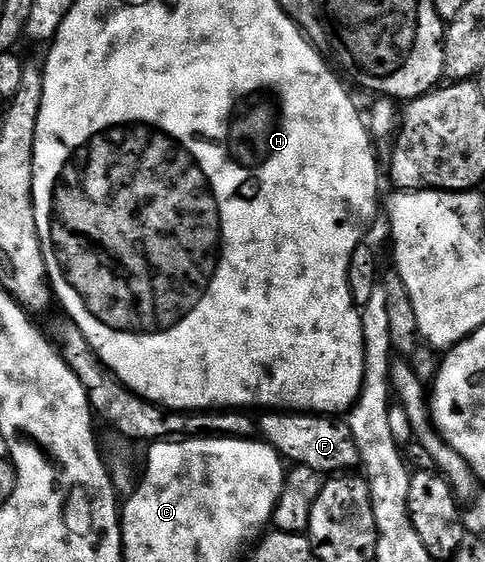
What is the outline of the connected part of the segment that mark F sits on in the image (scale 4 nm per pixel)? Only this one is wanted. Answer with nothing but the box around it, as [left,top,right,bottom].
[258,409,359,477]

